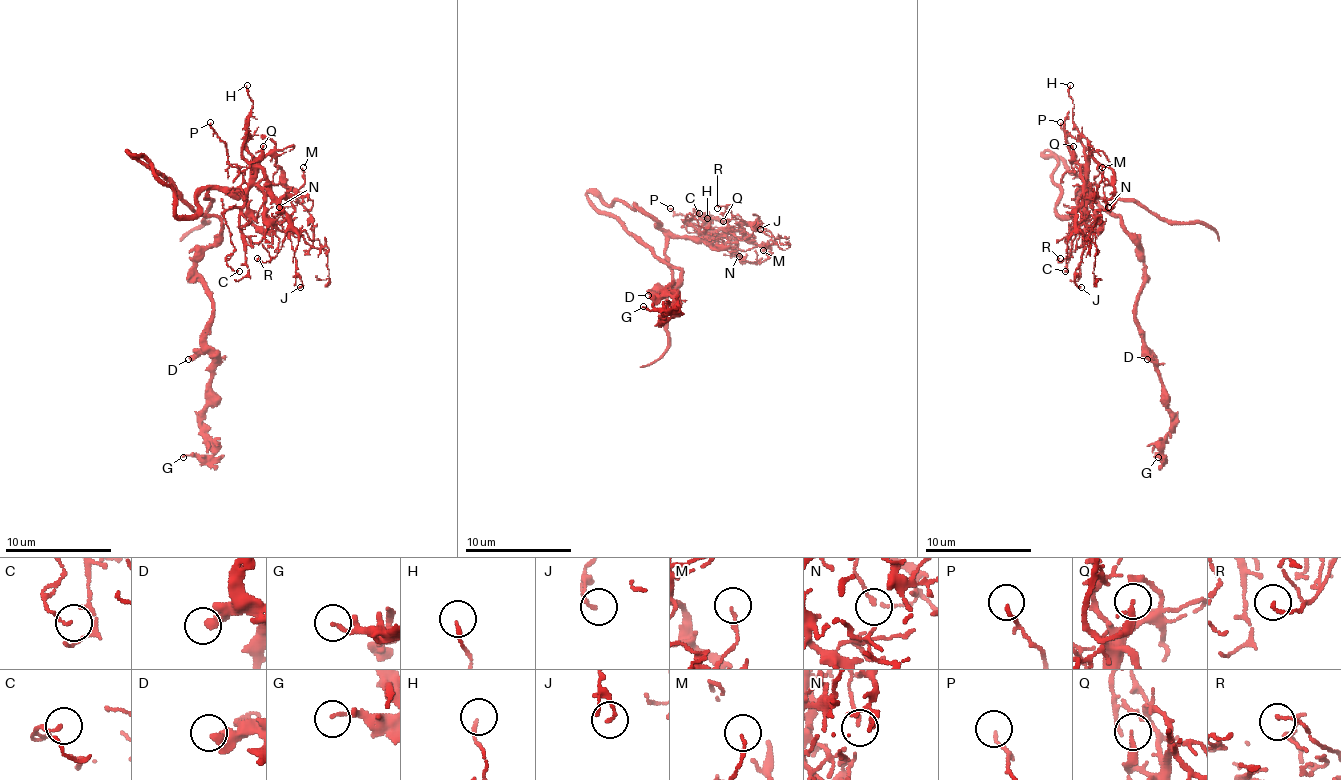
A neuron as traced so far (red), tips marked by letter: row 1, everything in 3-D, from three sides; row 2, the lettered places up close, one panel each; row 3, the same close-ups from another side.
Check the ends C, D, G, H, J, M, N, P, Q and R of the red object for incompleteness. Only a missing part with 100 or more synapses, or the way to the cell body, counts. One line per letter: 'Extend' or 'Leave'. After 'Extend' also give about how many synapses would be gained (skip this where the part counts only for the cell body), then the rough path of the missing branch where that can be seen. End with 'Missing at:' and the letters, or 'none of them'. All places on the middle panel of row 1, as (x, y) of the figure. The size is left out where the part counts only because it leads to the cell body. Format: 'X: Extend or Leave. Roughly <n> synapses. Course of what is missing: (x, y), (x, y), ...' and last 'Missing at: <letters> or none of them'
C: Leave
D: Leave
G: Leave
H: Leave
J: Leave
M: Leave
N: Leave
P: Leave
Q: Leave
R: Leave
Missing at: none of them

